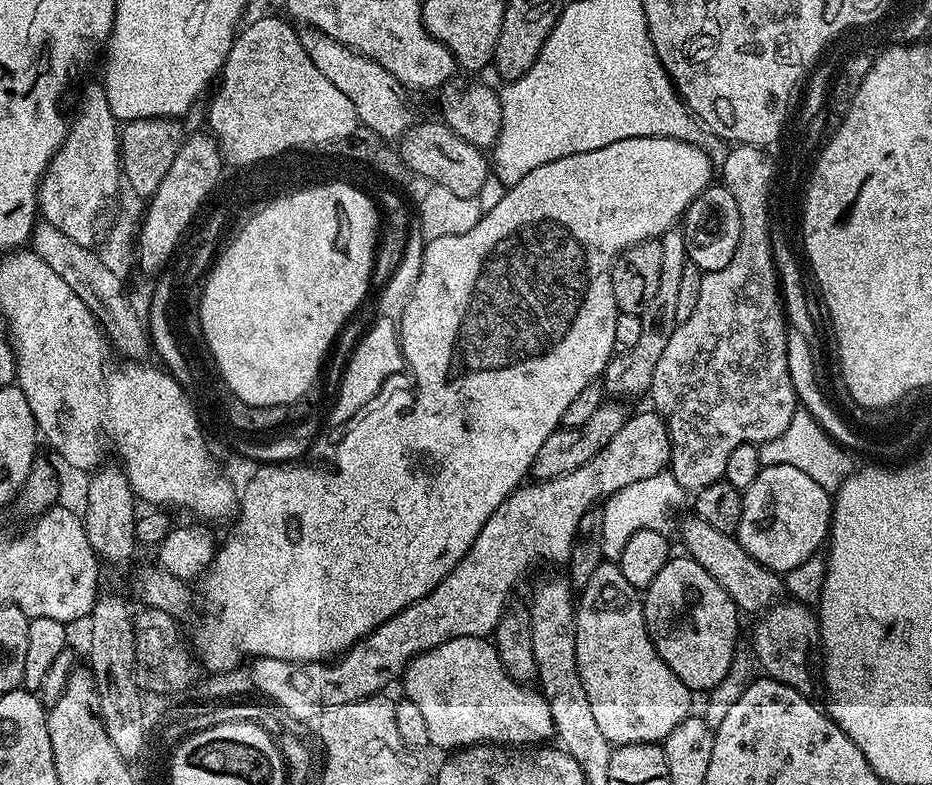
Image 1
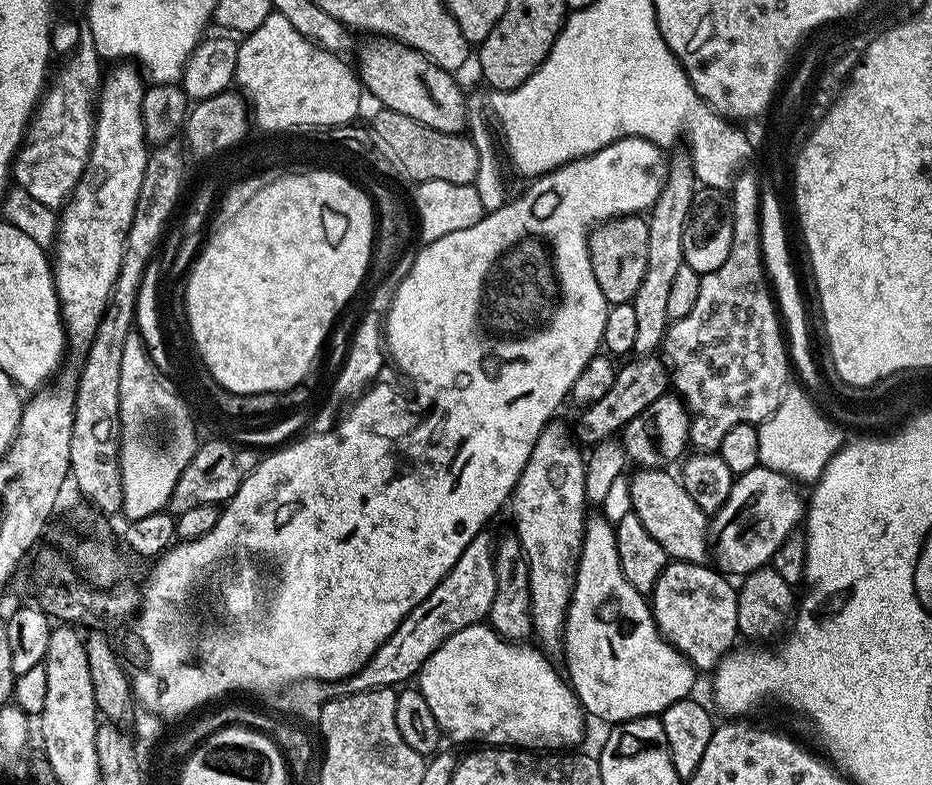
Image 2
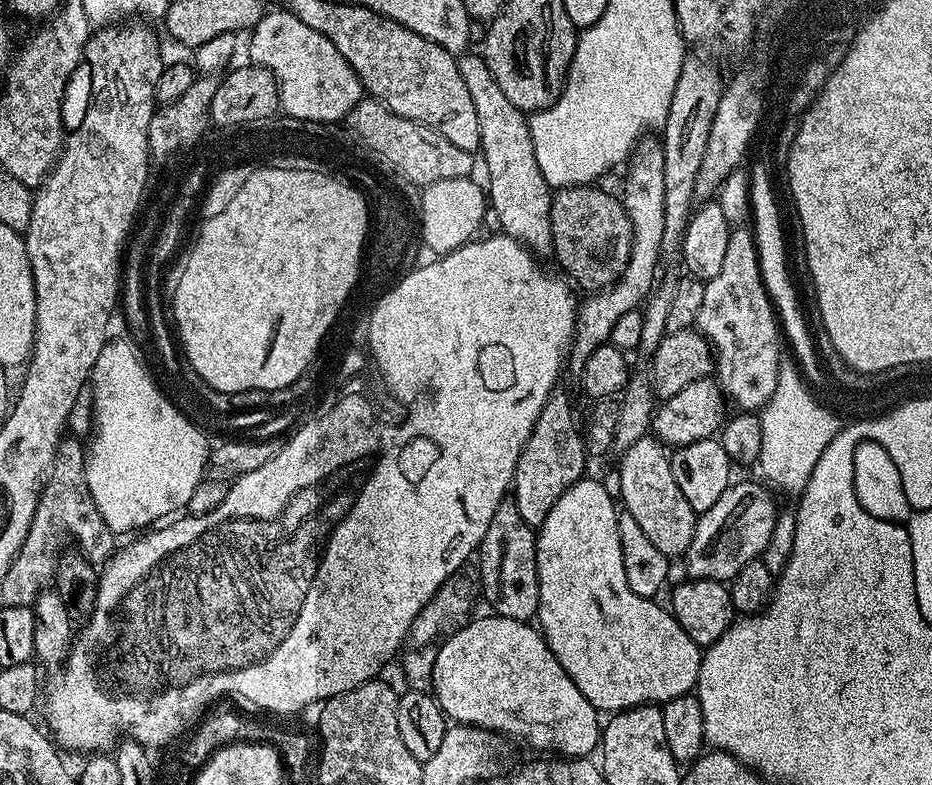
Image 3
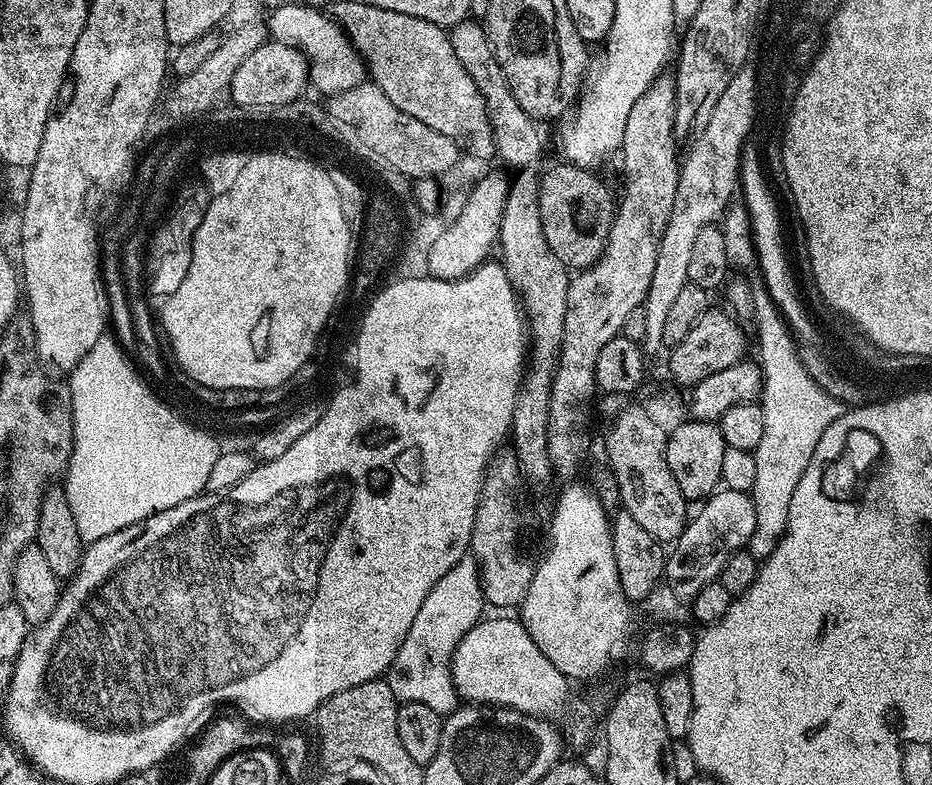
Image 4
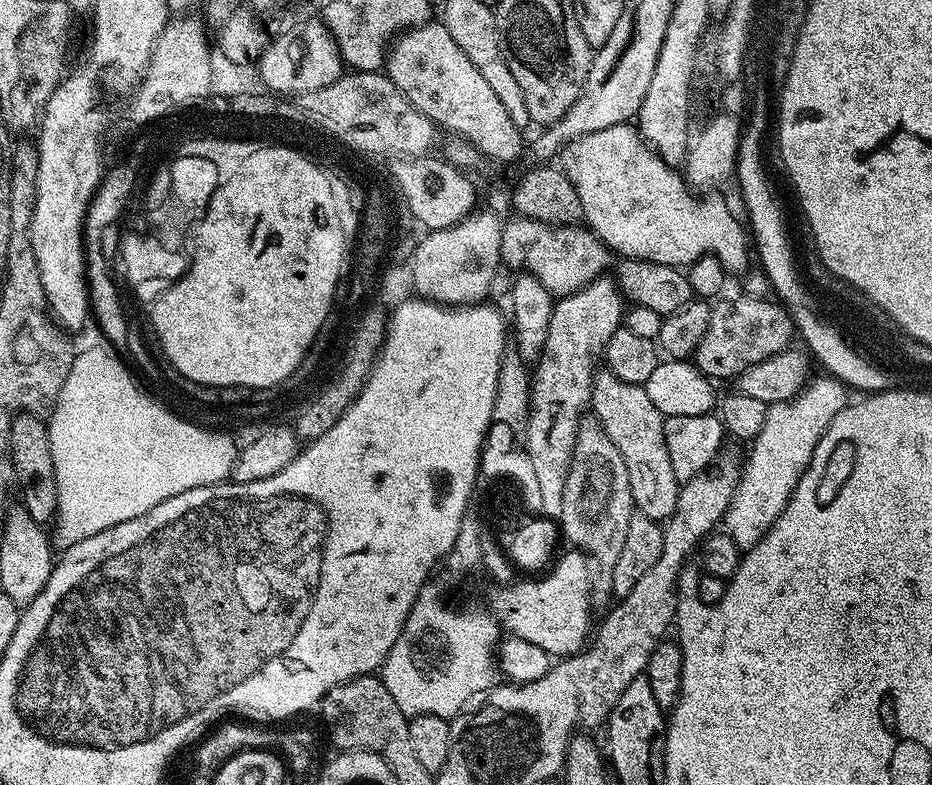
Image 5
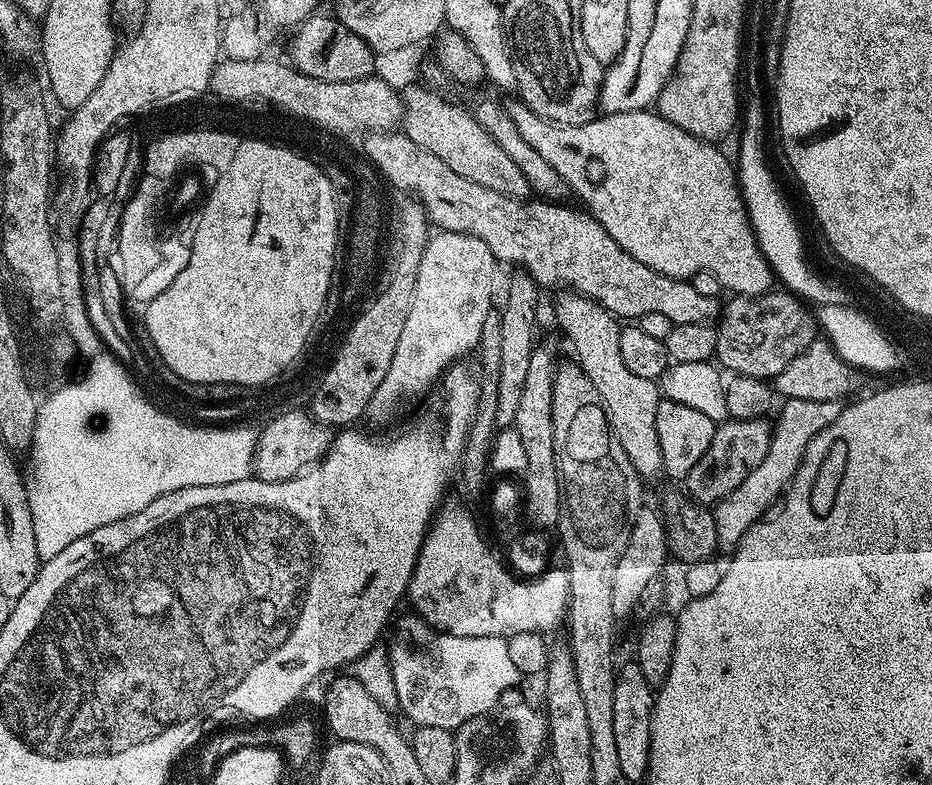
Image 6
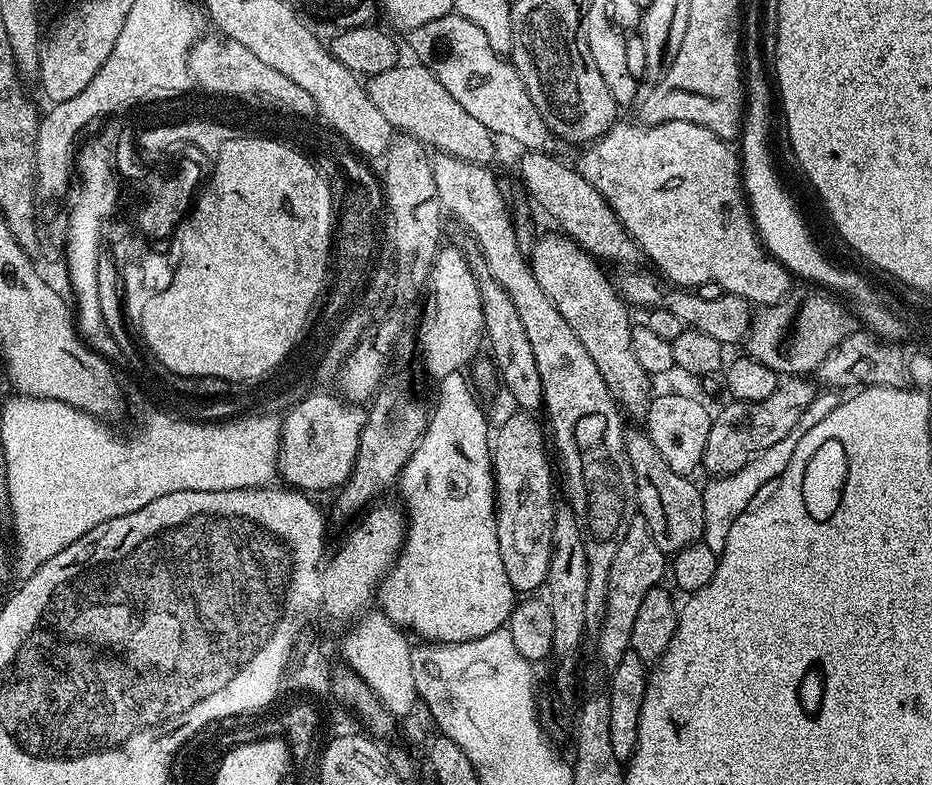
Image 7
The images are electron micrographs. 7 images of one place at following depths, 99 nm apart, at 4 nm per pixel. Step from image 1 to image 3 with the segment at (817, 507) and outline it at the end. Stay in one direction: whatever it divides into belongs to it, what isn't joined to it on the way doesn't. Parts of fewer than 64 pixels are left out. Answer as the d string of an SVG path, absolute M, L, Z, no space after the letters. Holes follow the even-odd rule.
M737 481L729 485L714 506L697 517L694 537L682 558L689 579L727 583L742 566L763 555L776 525L778 507L770 490L760 484Z

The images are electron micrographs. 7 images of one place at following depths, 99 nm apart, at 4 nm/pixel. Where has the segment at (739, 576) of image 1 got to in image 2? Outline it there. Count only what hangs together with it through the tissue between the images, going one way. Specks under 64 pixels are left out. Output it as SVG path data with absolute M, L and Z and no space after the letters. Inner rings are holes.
M636 470L636 473L631 473L632 511L636 513L642 526L646 526L646 530L656 539L658 546L662 546L662 550L666 550L666 554L673 561L681 560L687 564L703 564L710 556L709 513L703 512L698 506L698 502L694 502L694 498L690 498L690 494L686 494L683 483L677 477L675 480L668 472L671 471Z

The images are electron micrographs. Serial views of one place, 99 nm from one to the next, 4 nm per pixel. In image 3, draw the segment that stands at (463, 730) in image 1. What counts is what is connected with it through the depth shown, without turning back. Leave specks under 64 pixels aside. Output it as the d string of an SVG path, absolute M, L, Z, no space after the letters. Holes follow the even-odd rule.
M495 614L487 615L480 617L477 615L475 618L469 619L463 628L457 628L455 632L451 633L441 643L445 643L444 645L441 646L440 644L436 648L436 661L434 662L434 674L432 675L430 688L439 702L441 710L444 711L445 717L457 724L469 724L475 728L485 728L491 732L498 732L505 738L517 736L518 739L525 740L532 748L549 748L552 751L549 753L559 754L564 758L588 758L588 755L595 748L597 751L598 745L602 740L602 720L595 706L590 702L586 702L582 690L578 690L578 686L574 686L574 682L566 674L566 670L562 670L558 658L554 658L554 654L548 649L548 644L544 641L543 636L540 635L539 631L531 623Z

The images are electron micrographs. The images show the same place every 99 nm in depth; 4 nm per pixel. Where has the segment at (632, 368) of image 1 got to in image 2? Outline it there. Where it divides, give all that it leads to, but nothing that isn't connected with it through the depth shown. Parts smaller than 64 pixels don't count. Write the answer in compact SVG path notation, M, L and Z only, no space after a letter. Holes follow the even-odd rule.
M687 154L671 157L668 176L664 179L664 189L660 191L656 204L647 217L650 230L650 255L646 258L646 278L638 288L638 294L632 299L634 314L638 317L638 331L634 342L634 353L637 357L653 355L663 345L664 335L668 332L669 319L666 305L674 283L674 277L684 265L683 234L687 229L693 204L698 191L696 170L692 157Z

